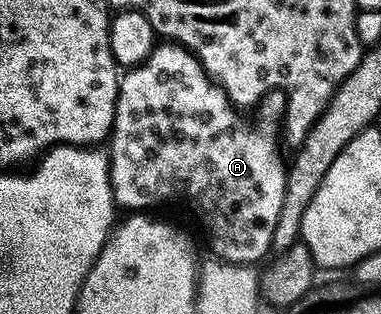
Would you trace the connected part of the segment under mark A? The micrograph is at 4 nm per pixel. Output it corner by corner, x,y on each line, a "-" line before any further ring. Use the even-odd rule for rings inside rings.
170,42
156,43
155,49
136,68
126,69
122,73
119,82
119,96
115,107
115,125
111,128
109,137
109,178
111,179
111,192
115,196
115,203
120,209
131,208
132,213
139,214
144,210
155,210
158,204
167,204
171,199
184,200
189,207
195,211
197,219
203,223
203,228
207,231
207,240
211,243
211,248
216,252
220,261
228,264
246,264
248,266
258,265
258,260
266,252
272,251
273,230
277,226
277,214
281,214
281,201
285,198
285,182
287,181
287,164
285,158
279,153
279,144
275,141
277,136
276,125
280,123
282,111
285,107
284,101
279,98
267,98
258,105
257,113
263,121
260,128
250,128
247,124
239,124
237,109
231,100
223,93
223,89
208,76
207,71
199,64
196,56
188,52
180,44

